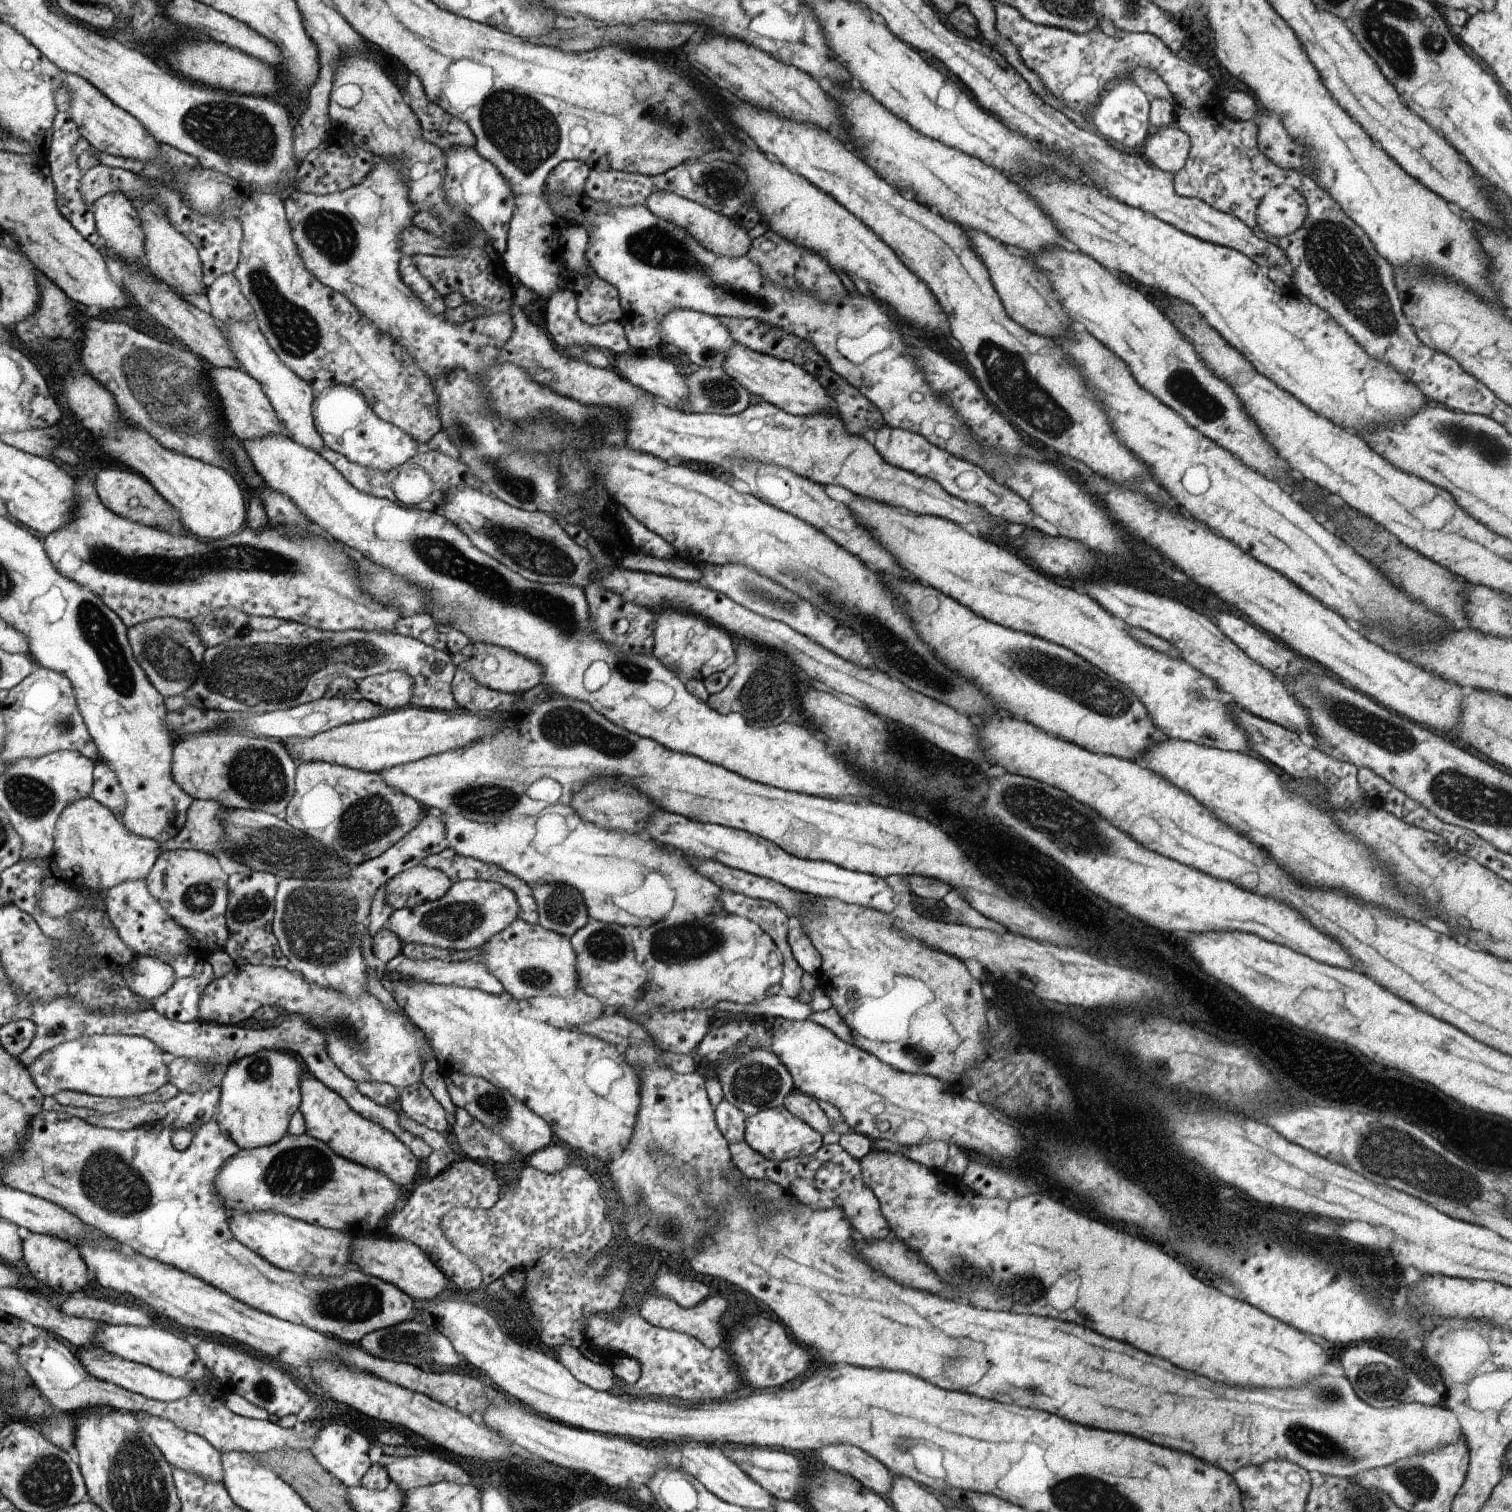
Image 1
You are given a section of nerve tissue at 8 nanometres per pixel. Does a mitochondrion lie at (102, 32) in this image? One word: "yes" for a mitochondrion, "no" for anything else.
no

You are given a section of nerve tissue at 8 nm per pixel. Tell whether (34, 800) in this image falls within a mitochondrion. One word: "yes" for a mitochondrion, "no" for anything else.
yes

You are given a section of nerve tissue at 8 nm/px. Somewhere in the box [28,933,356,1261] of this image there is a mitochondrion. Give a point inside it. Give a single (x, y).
(108, 1178)

